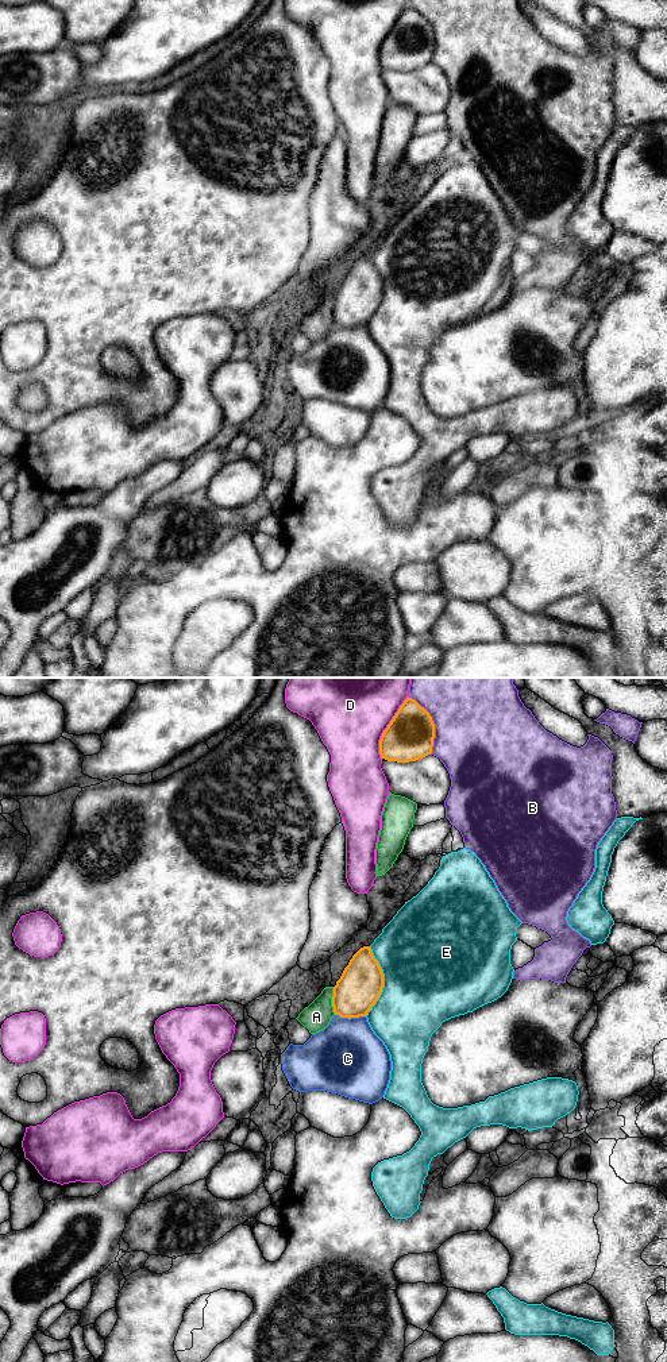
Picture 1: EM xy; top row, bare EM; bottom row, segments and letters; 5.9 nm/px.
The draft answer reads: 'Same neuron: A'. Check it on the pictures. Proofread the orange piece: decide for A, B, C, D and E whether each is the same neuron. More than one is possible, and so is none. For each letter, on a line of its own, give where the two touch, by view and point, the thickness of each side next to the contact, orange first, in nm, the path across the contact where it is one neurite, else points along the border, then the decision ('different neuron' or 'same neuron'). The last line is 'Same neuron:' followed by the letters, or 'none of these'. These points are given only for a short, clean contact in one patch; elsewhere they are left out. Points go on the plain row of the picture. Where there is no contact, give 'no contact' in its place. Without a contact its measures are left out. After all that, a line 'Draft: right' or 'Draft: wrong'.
A: meets orange in xy at (332, 309); 260 nm thick on the orange side, 170 nm on the other; same neuron
B: meets orange in xy at (434, 33); 280 nm thick on the orange side, 480 nm on the other; different neuron
C: meets orange in xy at (350, 327); 260 nm thick on the orange side, 440 nm on the other; different neuron
D: meets orange in xy at (386, 37); 280 nm thick on the orange side, 400 nm on the other; different neuron
E: meets orange in xy at (382, 290); 260 nm thick on the orange side, 500 nm on the other; different neuron
Same neuron: A
Draft: right

